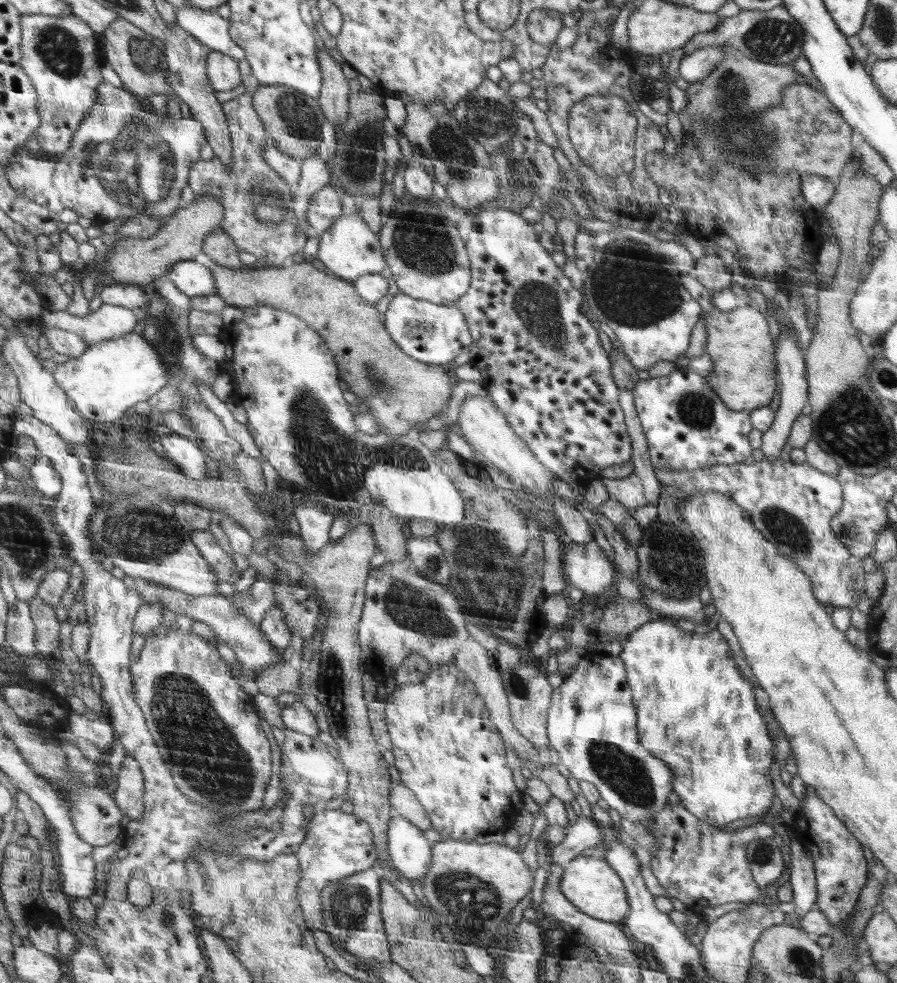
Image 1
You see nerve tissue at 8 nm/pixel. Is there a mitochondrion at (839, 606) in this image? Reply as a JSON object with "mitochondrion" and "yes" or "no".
{"mitochondrion":"no"}

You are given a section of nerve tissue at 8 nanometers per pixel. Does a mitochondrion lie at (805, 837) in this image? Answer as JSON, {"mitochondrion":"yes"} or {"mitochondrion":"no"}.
{"mitochondrion":"no"}

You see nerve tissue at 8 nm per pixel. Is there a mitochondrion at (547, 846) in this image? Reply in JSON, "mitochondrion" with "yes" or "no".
{"mitochondrion":"no"}

